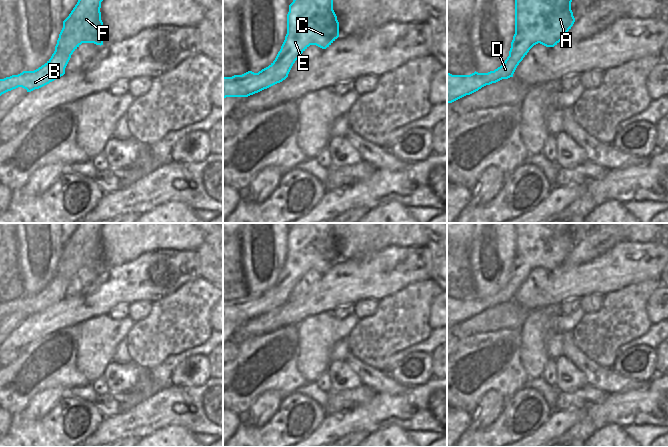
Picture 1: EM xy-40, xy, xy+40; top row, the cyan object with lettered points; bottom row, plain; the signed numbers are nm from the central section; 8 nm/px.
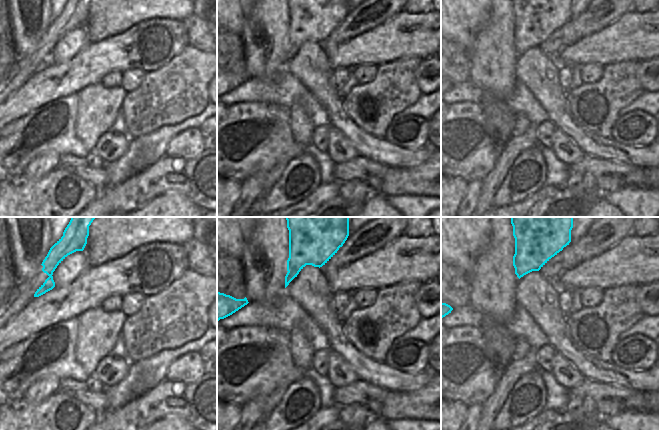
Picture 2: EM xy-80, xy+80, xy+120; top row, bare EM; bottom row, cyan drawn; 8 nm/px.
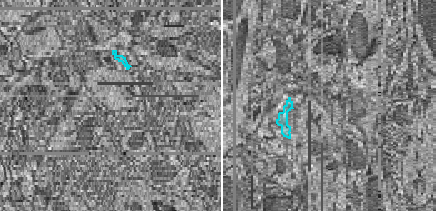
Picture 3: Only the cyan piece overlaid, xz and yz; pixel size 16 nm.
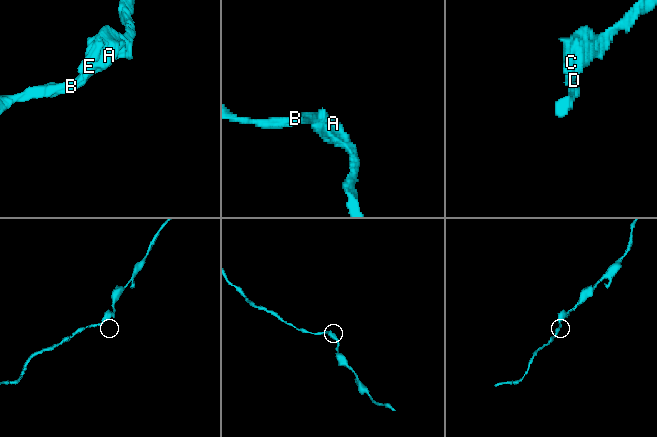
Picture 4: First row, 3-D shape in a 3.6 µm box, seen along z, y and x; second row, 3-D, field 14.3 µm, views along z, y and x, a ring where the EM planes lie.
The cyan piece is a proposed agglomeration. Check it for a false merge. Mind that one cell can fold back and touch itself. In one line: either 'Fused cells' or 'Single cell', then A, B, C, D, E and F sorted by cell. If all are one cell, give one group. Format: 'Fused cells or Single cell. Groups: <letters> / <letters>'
Single cell. Groups: A B C D E F.

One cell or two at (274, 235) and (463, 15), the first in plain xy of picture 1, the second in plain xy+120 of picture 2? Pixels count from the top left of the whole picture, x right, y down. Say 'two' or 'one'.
two

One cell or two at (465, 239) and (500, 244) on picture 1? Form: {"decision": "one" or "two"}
{"decision": "two"}

